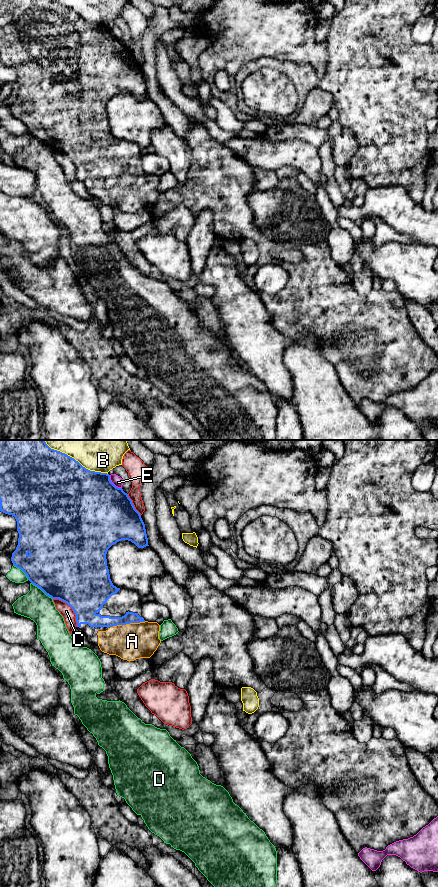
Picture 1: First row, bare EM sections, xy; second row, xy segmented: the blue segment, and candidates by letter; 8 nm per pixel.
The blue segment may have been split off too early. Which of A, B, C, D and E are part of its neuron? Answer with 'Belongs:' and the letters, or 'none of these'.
Belongs: A

